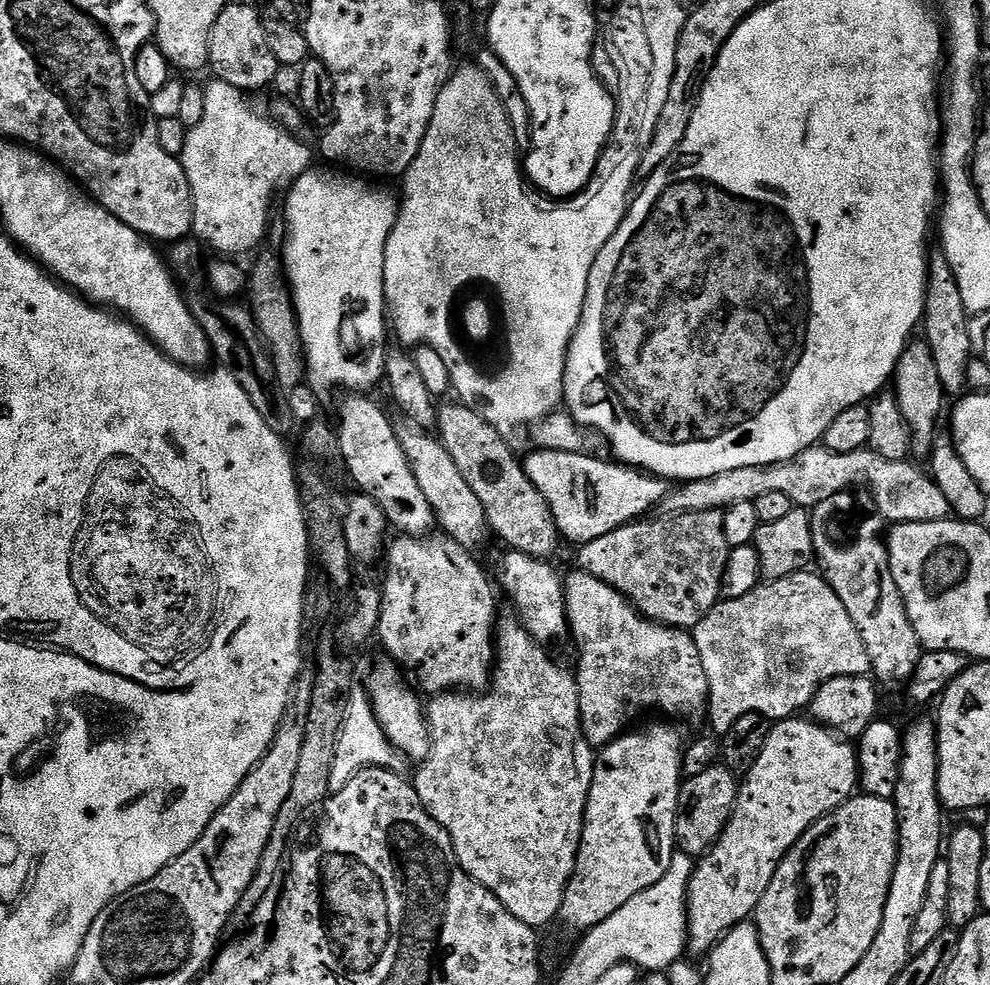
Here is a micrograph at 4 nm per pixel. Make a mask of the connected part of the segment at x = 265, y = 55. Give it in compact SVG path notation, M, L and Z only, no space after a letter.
M225 3L222 14L218 14L210 30L208 47L208 64L213 72L211 75L239 88L245 94L252 94L255 88L264 88L274 83L276 75L282 72L278 58L274 58L274 50L270 50L270 42L266 42L264 20L254 8L251 3L246 6Z

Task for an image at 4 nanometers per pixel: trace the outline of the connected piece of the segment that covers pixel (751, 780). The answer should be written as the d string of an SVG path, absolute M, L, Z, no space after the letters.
M789 718L773 723L766 746L758 754L758 762L743 777L736 809L724 827L724 833L710 851L699 857L688 886L688 942L689 953L707 957L717 942L727 936L734 926L745 923L755 913L762 894L770 886L780 863L810 830L814 822L835 813L857 795L860 783L860 758L855 747L835 731L811 718Z

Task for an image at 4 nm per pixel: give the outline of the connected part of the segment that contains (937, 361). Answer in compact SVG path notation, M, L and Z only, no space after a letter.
M943 251L931 253L928 261L928 289L924 299L923 343L928 345L934 358L934 367L938 369L938 382L942 382L945 393L949 397L960 398L968 388L966 370L974 359L970 342L970 317L966 305L962 303L962 294L958 291L958 282L954 279L954 270L950 270L950 262L946 262Z

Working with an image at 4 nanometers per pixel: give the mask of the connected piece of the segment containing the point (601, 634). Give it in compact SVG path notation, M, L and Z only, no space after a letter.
M573 570L569 576L566 576L564 580L564 605L568 611L568 627L571 639L576 639L576 644L580 647L580 661L577 662L576 668L574 667L576 685L580 695L580 721L584 727L584 737L593 746L603 746L612 743L617 736L621 735L631 725L628 723L631 720L638 719L640 712L646 711L647 708L660 707L664 712L672 712L675 708L696 708L700 703L705 703L708 695L708 679L706 678L706 670L702 670L702 654L698 654L696 638L691 631L683 628L670 628L667 624L658 624L654 620L649 620L621 592L614 590L606 582L594 578L589 572Z

